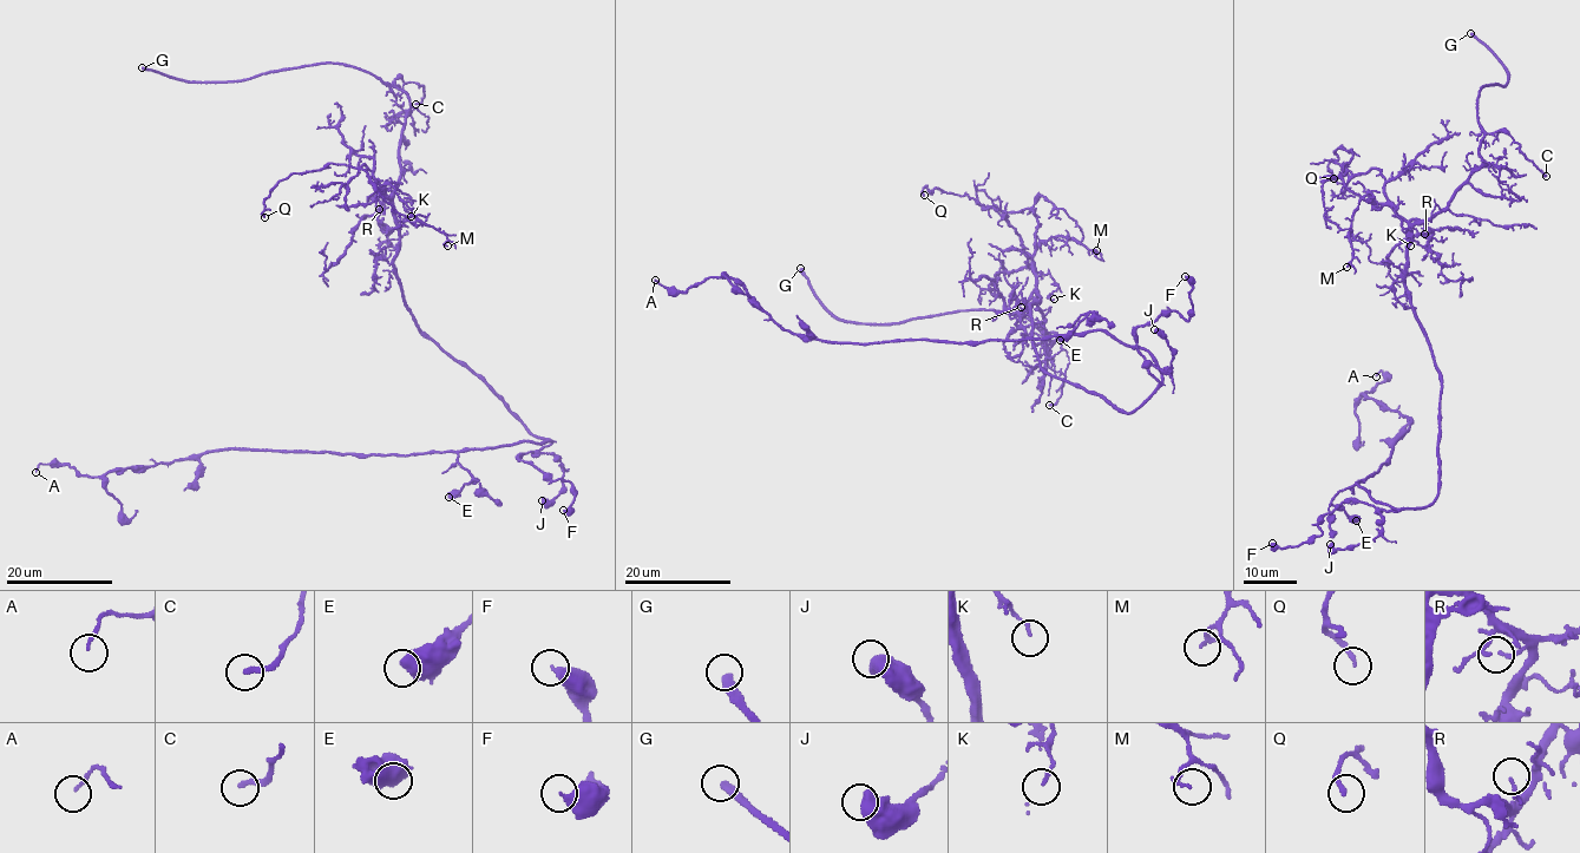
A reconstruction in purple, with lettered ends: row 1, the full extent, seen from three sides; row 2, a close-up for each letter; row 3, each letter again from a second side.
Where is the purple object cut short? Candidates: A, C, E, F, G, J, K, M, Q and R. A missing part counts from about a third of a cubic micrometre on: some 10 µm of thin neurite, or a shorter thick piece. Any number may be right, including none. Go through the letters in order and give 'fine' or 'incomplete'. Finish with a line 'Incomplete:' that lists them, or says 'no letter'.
A: fine
C: fine
E: fine
F: fine
G: incomplete
J: fine
K: fine
M: fine
Q: fine
R: fine
Incomplete: G

